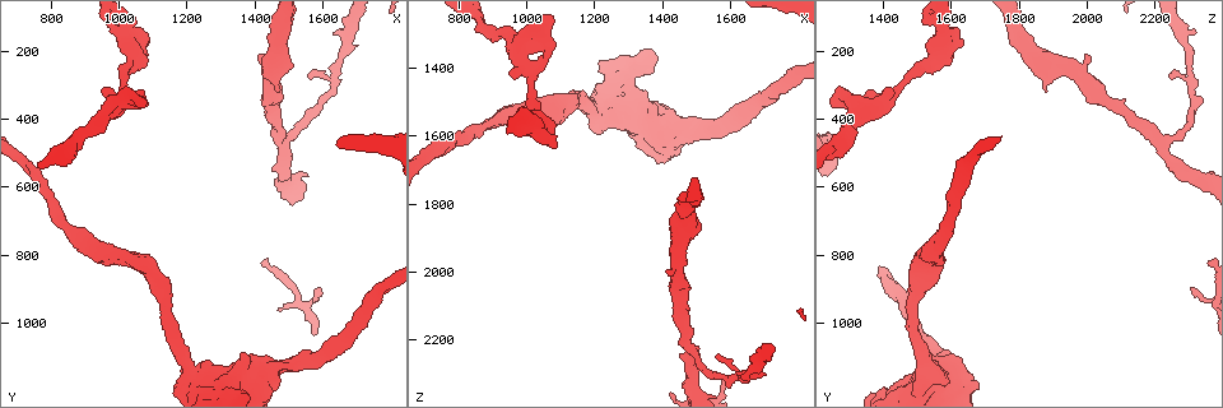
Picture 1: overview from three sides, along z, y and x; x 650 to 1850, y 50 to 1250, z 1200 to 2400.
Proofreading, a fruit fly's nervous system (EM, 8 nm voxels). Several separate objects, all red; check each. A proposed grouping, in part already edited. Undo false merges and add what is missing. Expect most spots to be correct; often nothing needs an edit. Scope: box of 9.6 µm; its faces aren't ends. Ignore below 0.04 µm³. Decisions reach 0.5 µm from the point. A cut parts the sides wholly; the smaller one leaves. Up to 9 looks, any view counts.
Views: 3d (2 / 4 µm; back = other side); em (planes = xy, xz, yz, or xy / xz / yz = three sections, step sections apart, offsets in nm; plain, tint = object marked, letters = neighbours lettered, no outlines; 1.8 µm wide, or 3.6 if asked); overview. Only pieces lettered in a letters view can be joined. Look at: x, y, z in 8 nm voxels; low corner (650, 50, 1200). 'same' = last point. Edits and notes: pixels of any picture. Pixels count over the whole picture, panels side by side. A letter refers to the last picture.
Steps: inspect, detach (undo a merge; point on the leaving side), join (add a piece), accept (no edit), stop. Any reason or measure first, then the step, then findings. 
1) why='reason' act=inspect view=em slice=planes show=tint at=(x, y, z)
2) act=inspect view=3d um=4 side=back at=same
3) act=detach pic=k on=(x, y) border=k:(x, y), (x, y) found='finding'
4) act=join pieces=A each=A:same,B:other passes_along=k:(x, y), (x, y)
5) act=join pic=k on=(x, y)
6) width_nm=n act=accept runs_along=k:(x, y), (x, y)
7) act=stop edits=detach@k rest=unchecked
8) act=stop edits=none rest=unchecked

why='free end' act=inspect view=3d um=4 at=(1470, 310, 1870)

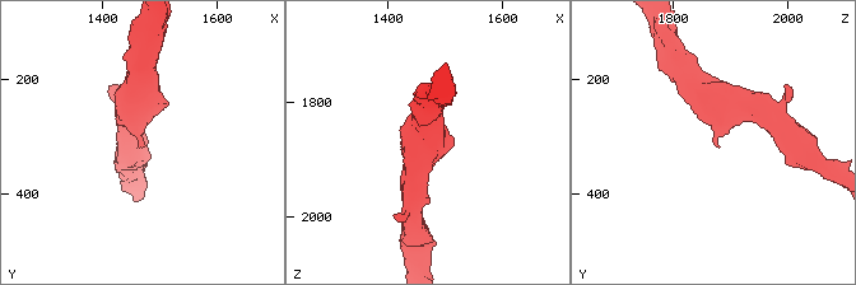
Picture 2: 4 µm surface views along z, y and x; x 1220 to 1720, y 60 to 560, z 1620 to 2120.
act=inspect view=em slice=planes show=letters at=(1470, 320, 1875)

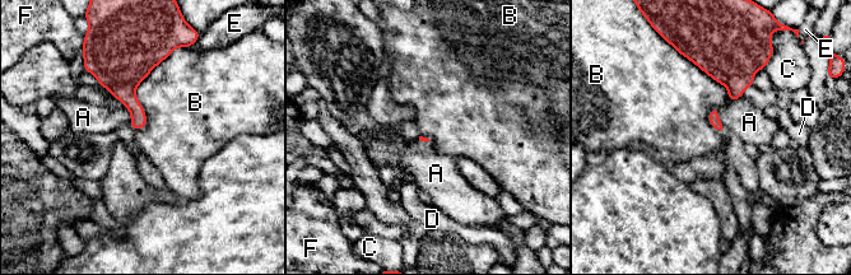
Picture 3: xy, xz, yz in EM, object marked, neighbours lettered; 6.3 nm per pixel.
act=accept each=A:other,B:other,C:other,D:other,E:other,F:other border=3:(173, 50), (135, 91), (135, 130) found='no lettered piece goes on from it'

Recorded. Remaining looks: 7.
why='an open end' act=inspect view=em slice=planes show=letters at=(1080, 320, 1360)

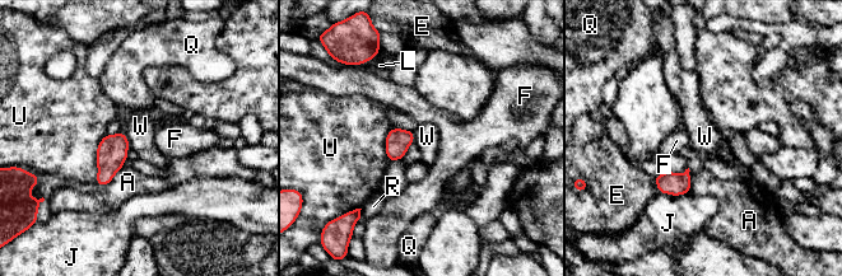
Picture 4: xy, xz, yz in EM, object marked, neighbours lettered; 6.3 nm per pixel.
width_nm=150 act=accept each=A:other,E:other,F:other,J:other,L:other,Q:other,R:other,U:other,W:other border=4:(122, 132), (129, 143) found='no lettered piece goes on from it'

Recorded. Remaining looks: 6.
why='branch stops here' act=inspect view=3d um=4 side=back at=(1080, 210, 1600)

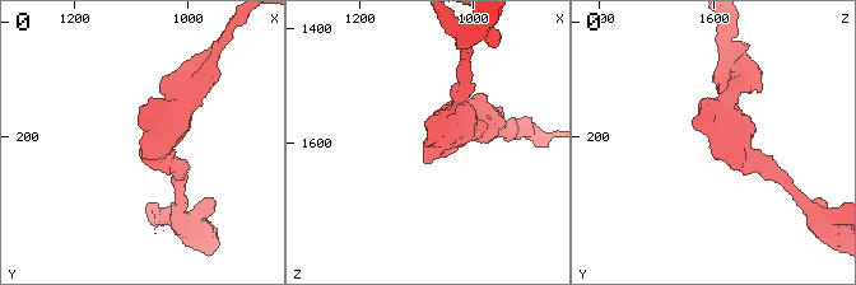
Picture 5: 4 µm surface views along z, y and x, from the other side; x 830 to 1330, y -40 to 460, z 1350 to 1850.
why='shape alone is not enough' act=inspect view=em slice=xy step=16 show=tint at=(1085, 210, 1605)

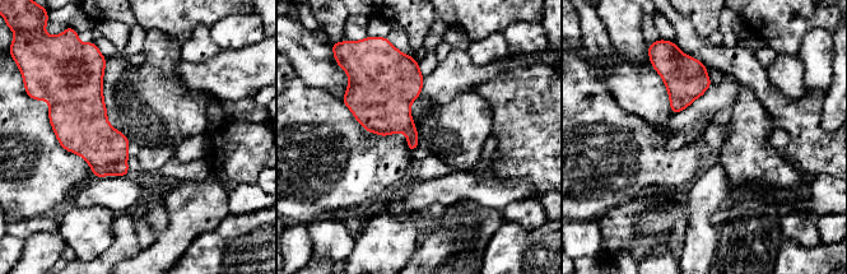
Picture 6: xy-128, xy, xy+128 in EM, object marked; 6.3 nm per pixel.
act=inspect view=em slice=yz step=4 show=letters at=same

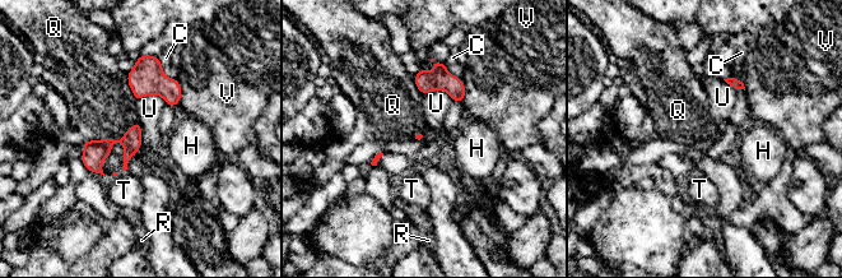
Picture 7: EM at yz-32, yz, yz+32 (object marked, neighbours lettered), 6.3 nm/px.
act=accept each=C:other,H:other,Q:other,R:other,T:other,U:other,V:other found='none of them fits'

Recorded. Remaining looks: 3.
why='sudden change in width' act=inspect view=3d um=4 at=(1270, 1150, 1550)

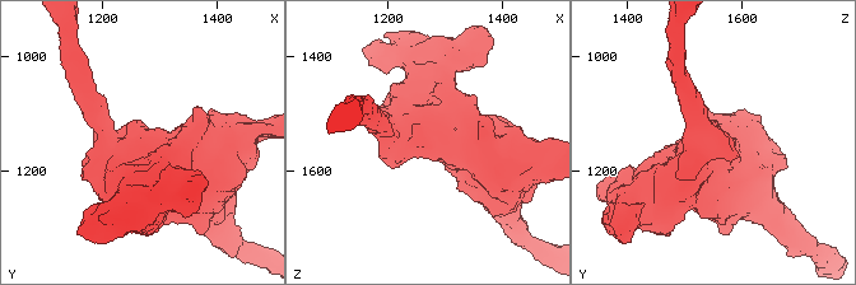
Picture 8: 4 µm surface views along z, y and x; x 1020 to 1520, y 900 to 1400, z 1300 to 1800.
act=inspect view=em um=3.6 slice=yz step=4 show=tint at=(1275, 1150, 1545)

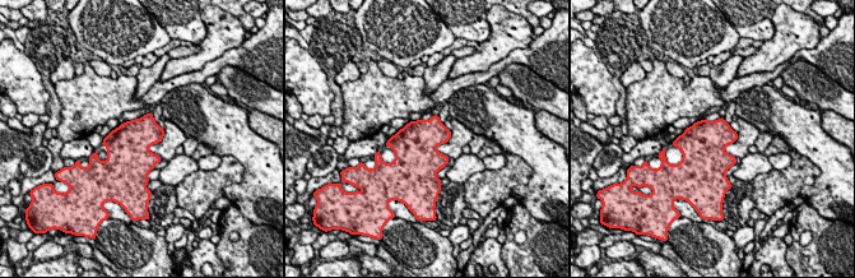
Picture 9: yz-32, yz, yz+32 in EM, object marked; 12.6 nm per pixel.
why='cut it another way' act=inspect view=em um=3.6 slice=planes show=letters at=same

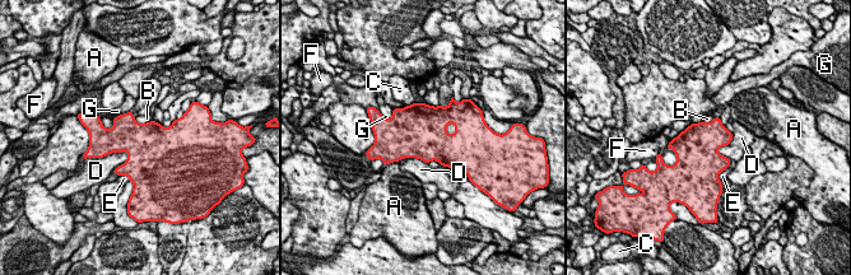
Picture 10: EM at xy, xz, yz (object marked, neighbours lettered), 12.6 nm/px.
act=accept each=A:other,B:other,C:other,D:other,E:other,F:other,G:other border=10:(129, 154), (112, 152), (98, 157) found='all the same neuron'

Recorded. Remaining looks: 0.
act=stop edits=none rest=unchecked

